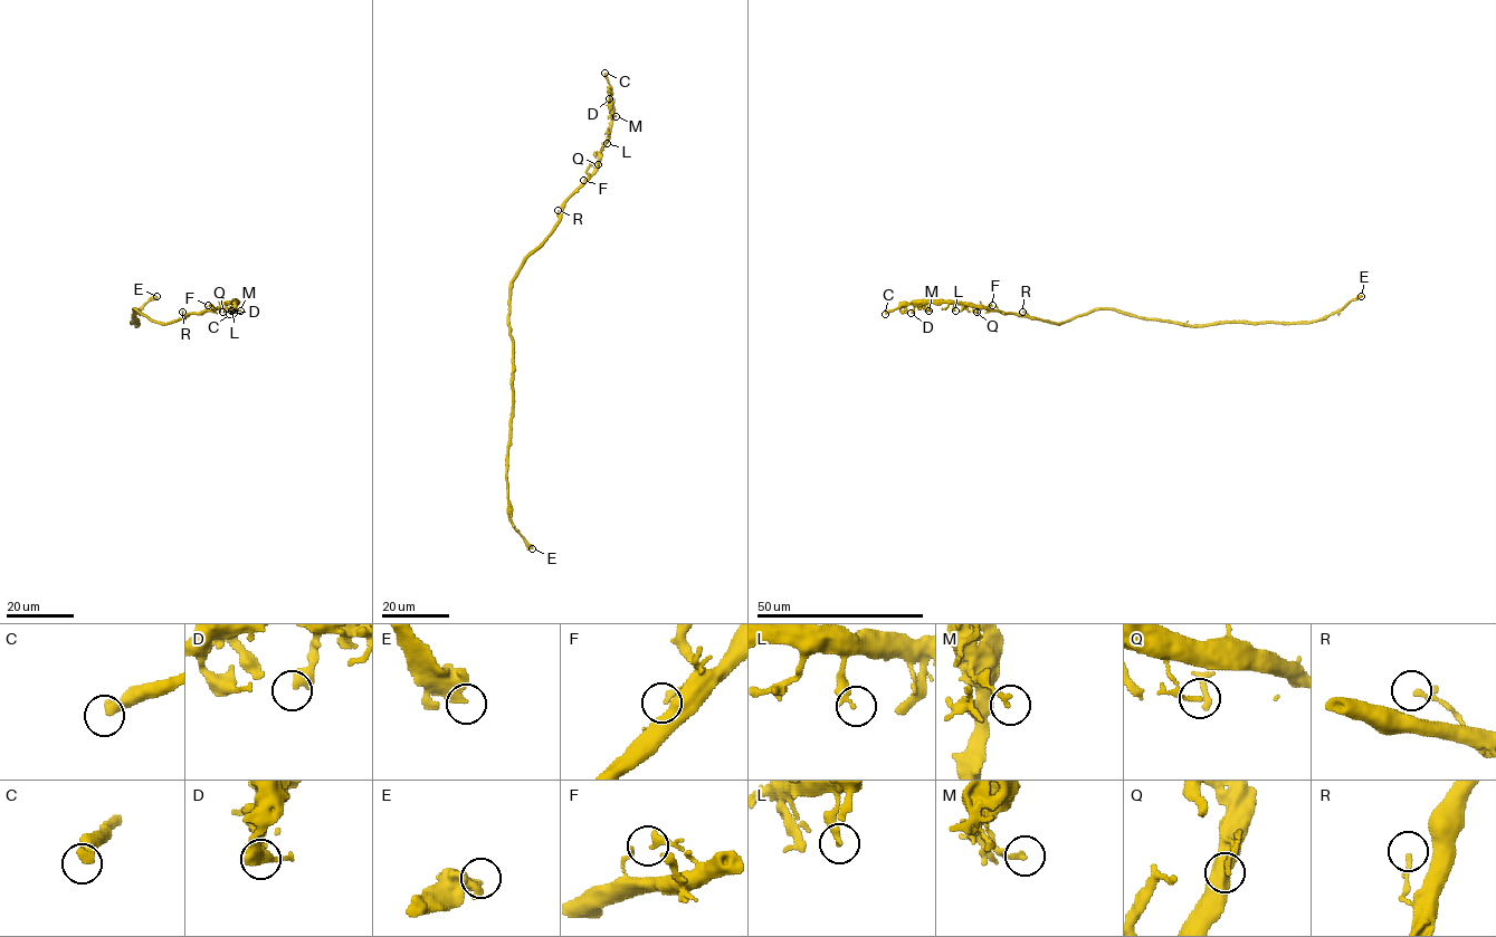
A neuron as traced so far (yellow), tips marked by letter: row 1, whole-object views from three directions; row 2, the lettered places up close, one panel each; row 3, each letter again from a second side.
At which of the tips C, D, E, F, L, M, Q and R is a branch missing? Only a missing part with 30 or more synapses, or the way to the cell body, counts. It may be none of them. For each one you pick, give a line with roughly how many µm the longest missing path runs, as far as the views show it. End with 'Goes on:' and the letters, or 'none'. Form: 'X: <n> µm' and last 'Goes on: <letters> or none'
E: 20 µm
Goes on: E

